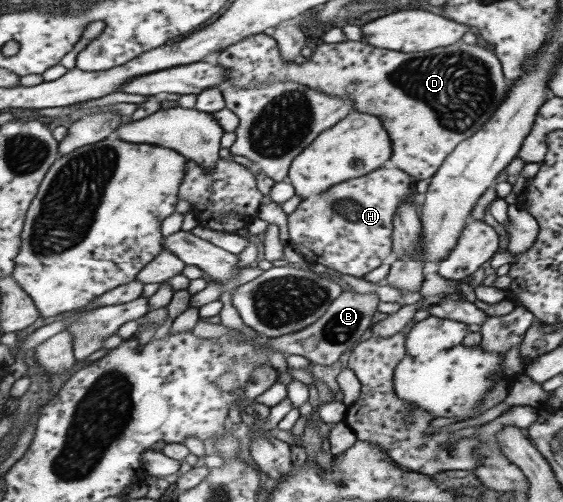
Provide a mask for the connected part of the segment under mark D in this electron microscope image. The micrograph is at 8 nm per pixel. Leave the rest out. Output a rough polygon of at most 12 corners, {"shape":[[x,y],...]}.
{"shape":[[263,32],[213,61],[222,87],[290,80],[376,116],[387,165],[431,178],[508,91],[494,52]]}

